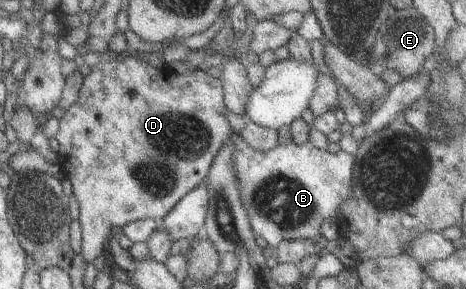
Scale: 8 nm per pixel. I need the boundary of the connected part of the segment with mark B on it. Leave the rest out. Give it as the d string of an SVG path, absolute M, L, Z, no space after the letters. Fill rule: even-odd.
M233 132L227 141L232 145L231 169L251 233L254 237L263 239L272 249L283 241L318 237L324 219L336 217L339 208L351 197L351 178L355 163L352 154L341 150L328 153L327 150L313 147L308 141L294 144L291 139L270 150L254 150Z

